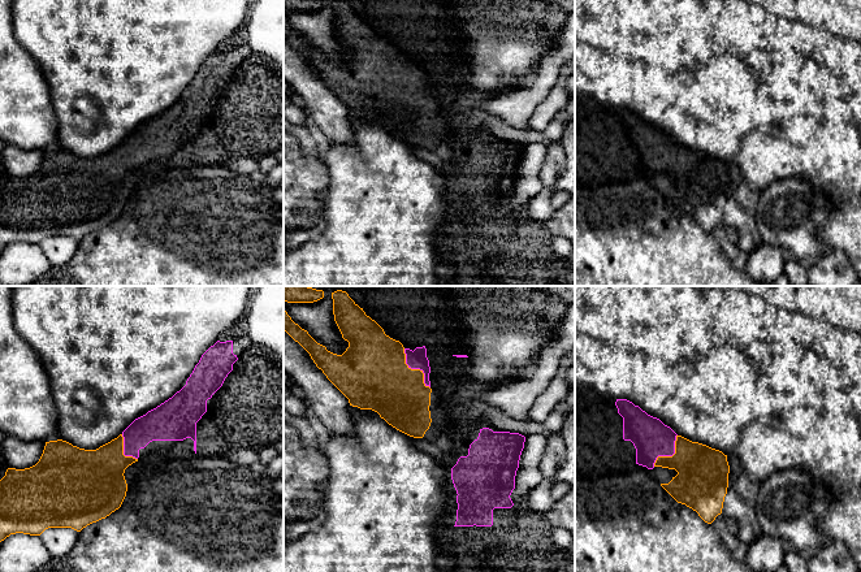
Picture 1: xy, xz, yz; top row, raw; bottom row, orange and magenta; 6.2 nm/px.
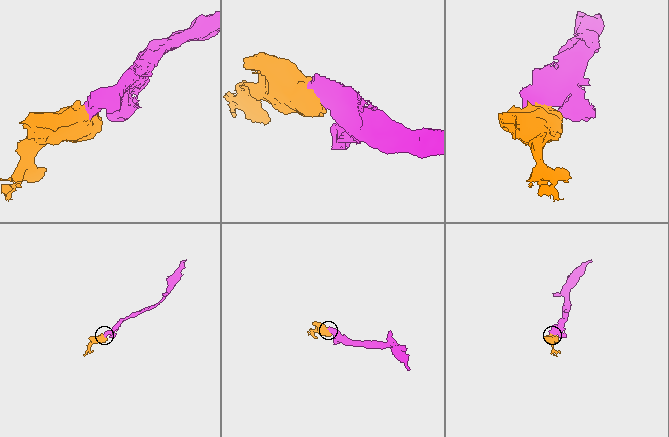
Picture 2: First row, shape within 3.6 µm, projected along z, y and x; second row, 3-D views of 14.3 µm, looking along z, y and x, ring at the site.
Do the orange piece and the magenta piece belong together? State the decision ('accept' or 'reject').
accept

